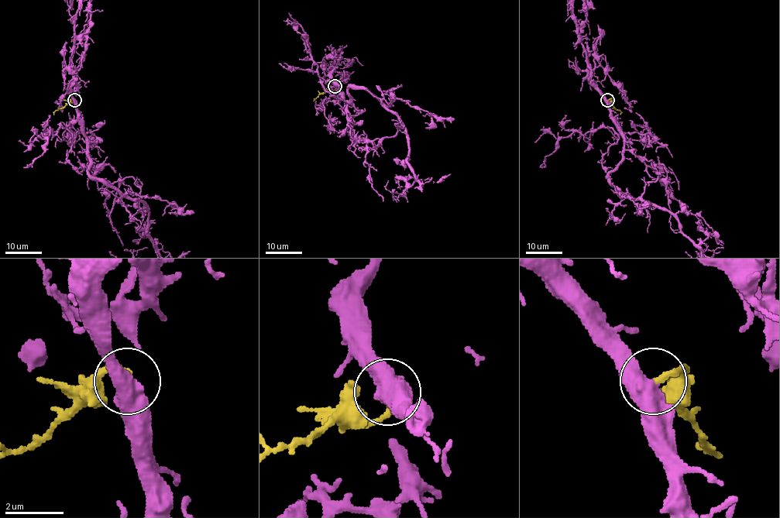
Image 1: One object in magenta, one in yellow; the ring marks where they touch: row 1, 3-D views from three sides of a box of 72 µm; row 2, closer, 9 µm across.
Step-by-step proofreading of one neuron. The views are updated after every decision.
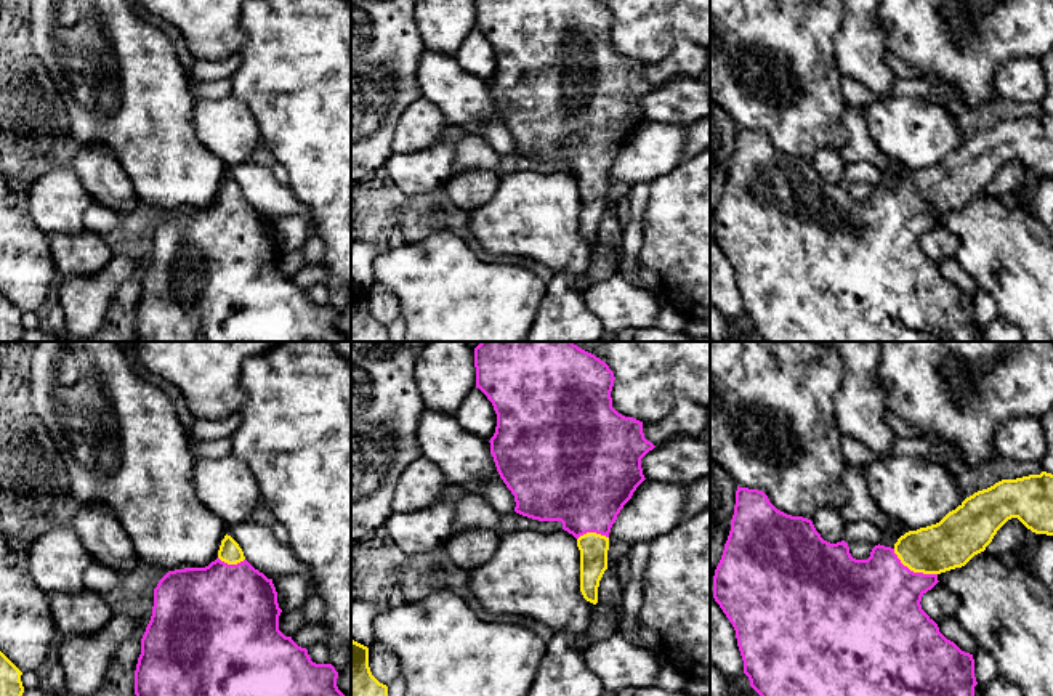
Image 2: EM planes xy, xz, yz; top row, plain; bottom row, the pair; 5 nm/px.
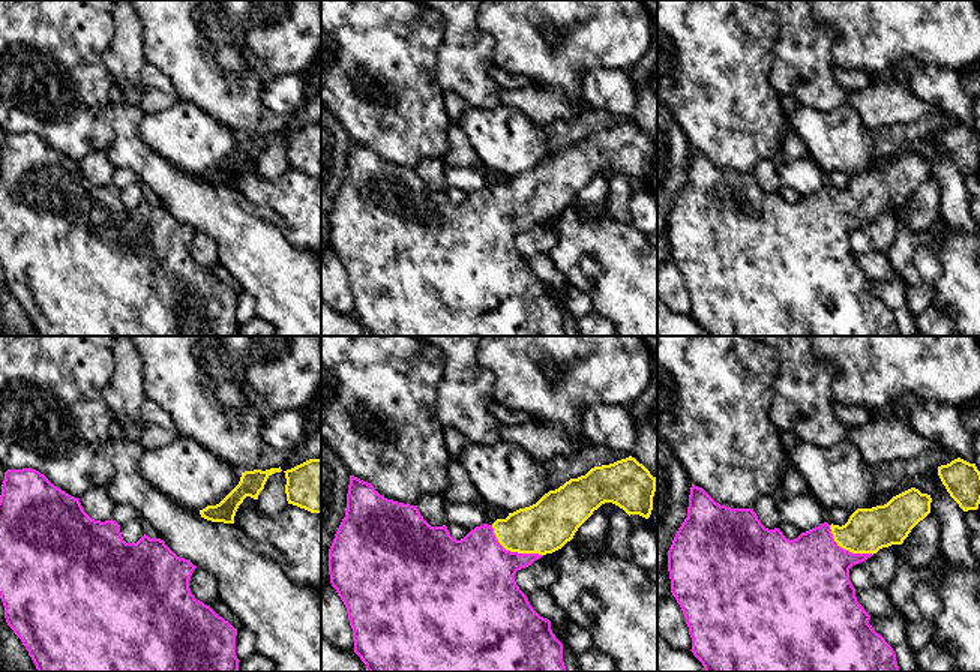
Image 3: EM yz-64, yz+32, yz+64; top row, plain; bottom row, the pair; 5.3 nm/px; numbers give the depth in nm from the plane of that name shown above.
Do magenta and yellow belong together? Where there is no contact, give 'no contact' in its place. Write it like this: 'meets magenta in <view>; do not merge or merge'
meets magenta in yz; merge

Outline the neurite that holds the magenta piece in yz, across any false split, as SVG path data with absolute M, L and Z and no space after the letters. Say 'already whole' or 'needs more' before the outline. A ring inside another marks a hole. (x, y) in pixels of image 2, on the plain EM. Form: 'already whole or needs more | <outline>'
needs more | M1042 112L1016 120L1002 120L994 127L966 138L955 151L949 152L939 164L909 172L898 180L894 188L875 186L867 200L856 200L849 194L845 181L830 184L821 178L811 160L792 157L777 151L763 132L739 128L736 132L734 156L731 172L724 184L721 200L713 216L713 239L736 271L737 287L744 301L744 314L750 327L763 342L974 342L973 295L962 292L947 281L938 265L922 250L922 237L939 221L941 213L965 207L974 196L986 191L997 172L1011 159L1018 159L1035 175L1053 176L1053 115Z

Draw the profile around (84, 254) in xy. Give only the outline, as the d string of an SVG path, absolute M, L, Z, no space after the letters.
M85 228L77 234L50 234L48 244L63 276L93 276L114 257L104 239Z

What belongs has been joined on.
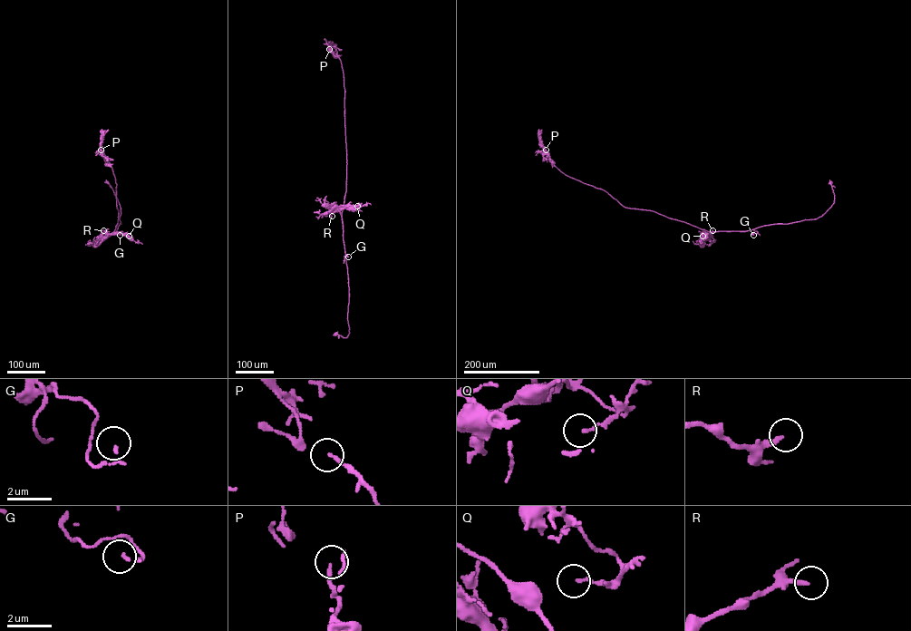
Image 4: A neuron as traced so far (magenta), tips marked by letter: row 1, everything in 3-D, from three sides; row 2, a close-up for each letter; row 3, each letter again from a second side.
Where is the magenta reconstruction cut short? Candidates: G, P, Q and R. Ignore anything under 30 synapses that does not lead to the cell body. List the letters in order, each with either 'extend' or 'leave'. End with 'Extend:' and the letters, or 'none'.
G: leave
P: leave
Q: leave
R: leave
Extend: none

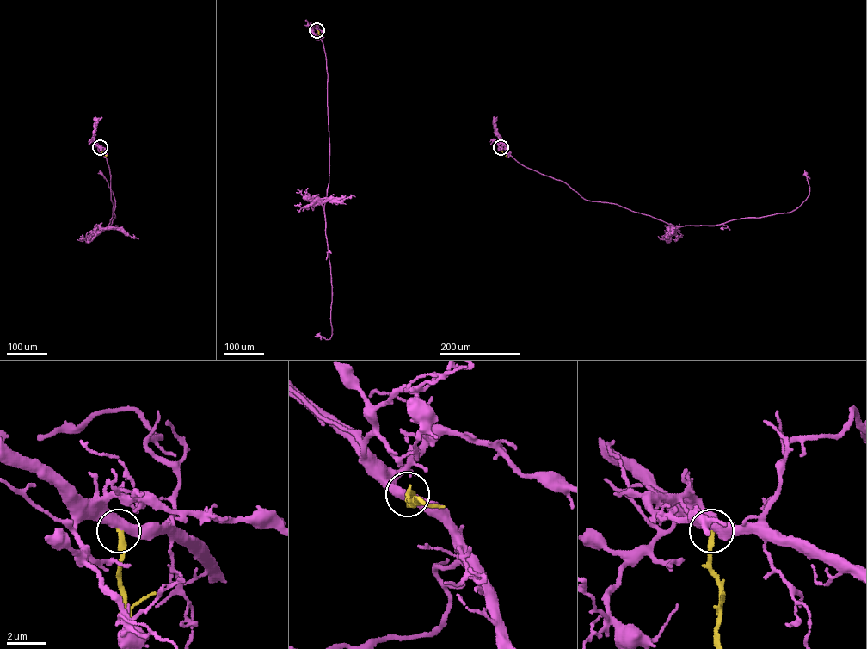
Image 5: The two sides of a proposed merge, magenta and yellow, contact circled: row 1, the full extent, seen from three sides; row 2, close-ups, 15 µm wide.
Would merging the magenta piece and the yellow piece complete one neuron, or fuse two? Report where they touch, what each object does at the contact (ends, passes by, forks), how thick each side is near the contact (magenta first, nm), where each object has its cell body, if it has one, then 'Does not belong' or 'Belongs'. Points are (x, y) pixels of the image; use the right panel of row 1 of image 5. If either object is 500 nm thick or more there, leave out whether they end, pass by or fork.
Place: (501, 147). At the ring magenta passes by. At the ring yellow ends. Thickness 460 nm (magenta) against 280 nm. Soma of magenta: (805, 173). Soma of yellow: none. Does not belong

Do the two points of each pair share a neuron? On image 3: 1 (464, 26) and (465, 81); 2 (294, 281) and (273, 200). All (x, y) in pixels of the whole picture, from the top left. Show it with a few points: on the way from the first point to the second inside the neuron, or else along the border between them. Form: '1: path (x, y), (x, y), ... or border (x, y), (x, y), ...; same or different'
1: path (464, 39), (464, 68); same
2: border (254, 206), (264, 207), (282, 233), (305, 249); different

